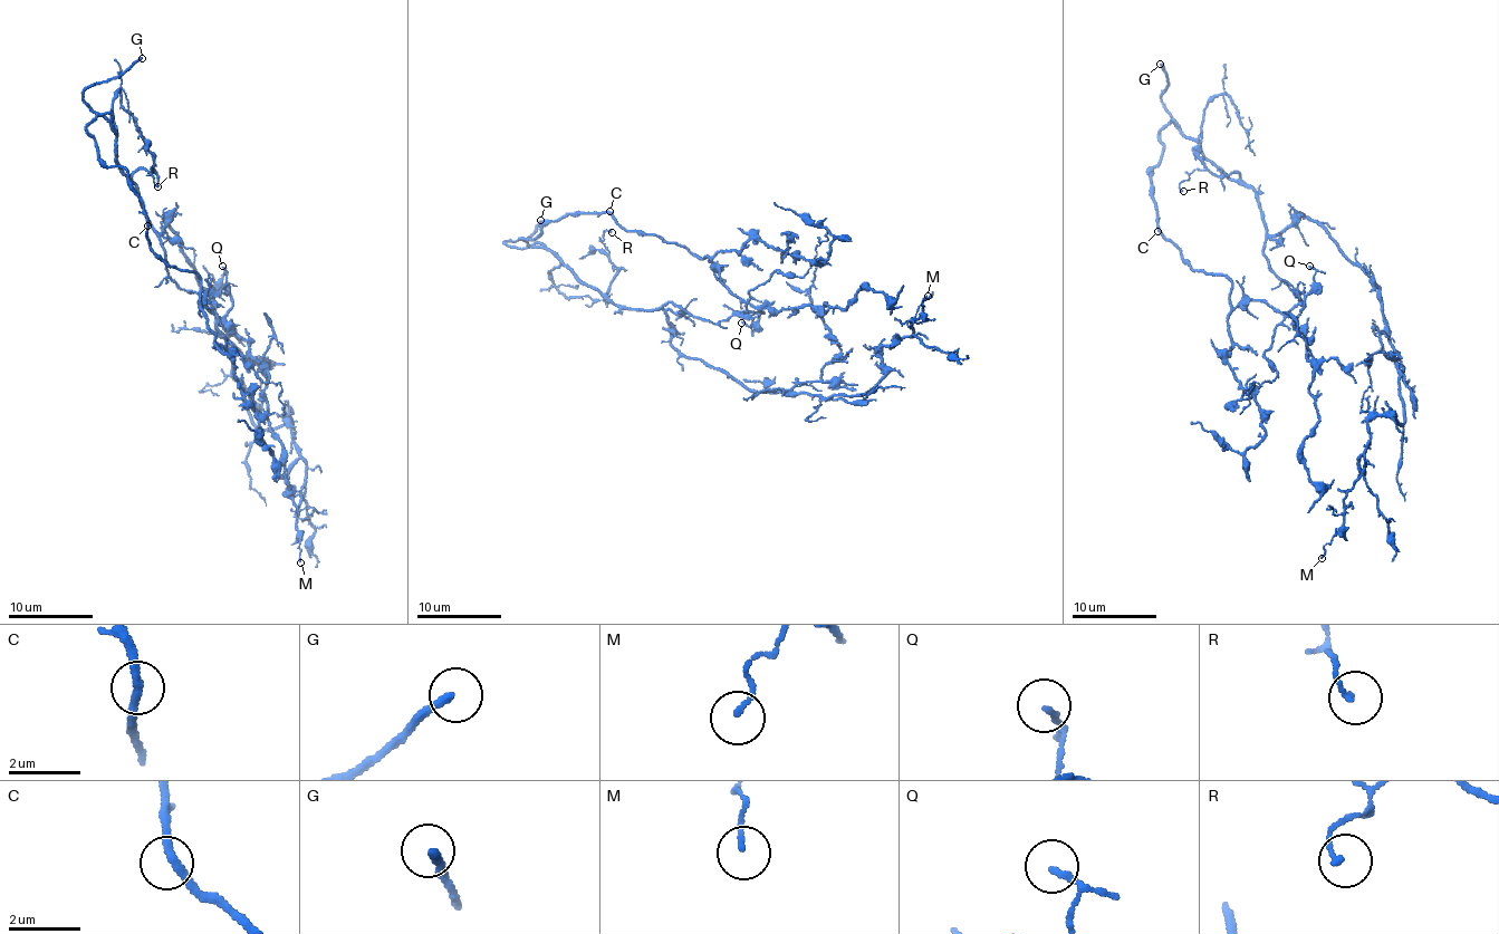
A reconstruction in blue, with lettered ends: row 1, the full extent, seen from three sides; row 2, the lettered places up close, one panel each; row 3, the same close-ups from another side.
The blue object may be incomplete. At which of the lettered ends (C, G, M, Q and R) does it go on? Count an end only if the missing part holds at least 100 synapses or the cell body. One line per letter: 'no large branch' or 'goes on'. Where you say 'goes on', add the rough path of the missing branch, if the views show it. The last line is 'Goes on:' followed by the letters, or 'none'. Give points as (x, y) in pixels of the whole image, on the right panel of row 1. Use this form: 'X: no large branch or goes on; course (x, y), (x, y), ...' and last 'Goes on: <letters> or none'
C: no large branch
G: goes on
M: no large branch
Q: no large branch
R: no large branch
Goes on: G

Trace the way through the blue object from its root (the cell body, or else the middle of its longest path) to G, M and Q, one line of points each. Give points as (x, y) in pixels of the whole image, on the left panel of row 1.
G: (192, 268), (166, 213), (162, 233), (153, 227), (115, 133), (84, 98), (142, 58)
M: (192, 268), (209, 296), (249, 417), (261, 429), (291, 425), (306, 477), (296, 525), (300, 562)
Q: (192, 268), (165, 213), (160, 238), (165, 267), (184, 291), (207, 296), (218, 317), (231, 307), (222, 266)

